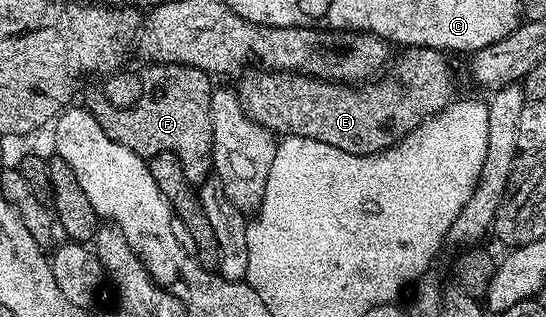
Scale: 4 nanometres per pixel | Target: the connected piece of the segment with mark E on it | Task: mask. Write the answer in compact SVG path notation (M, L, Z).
M407 47L403 52L406 53L399 60L397 57L393 61L394 74L377 82L363 82L355 86L339 84L333 80L319 80L316 76L303 76L301 72L250 70L241 77L243 80L236 84L236 91L248 118L279 137L303 136L316 142L328 142L328 146L336 146L348 154L371 156L374 152L391 148L414 128L419 128L424 121L437 112L443 112L456 96L454 72L446 61L449 60L447 53L436 48L412 47Z

